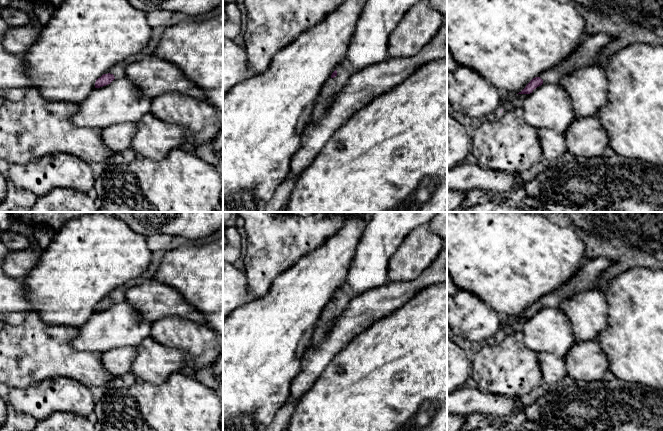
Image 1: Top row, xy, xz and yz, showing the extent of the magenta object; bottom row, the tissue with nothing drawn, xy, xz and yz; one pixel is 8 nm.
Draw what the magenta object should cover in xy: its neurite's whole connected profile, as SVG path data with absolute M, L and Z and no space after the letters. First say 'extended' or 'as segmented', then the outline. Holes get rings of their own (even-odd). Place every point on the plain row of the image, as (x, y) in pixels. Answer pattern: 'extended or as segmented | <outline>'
extended | M123 287L117 288L96 304L95 312L106 310L110 308L114 303L124 301L125 297L125 289Z

